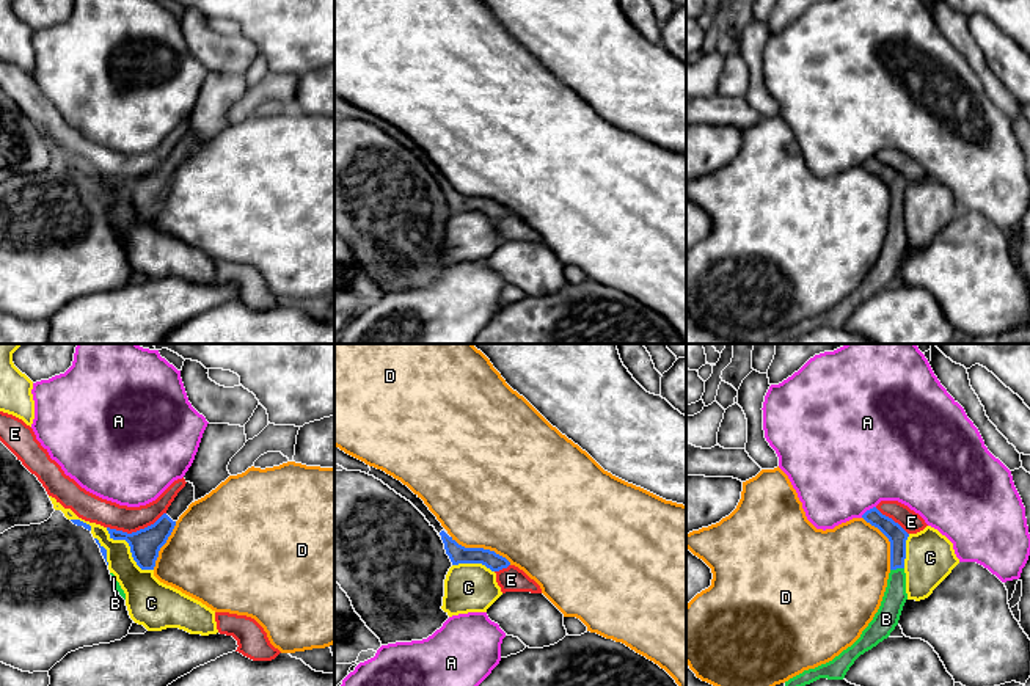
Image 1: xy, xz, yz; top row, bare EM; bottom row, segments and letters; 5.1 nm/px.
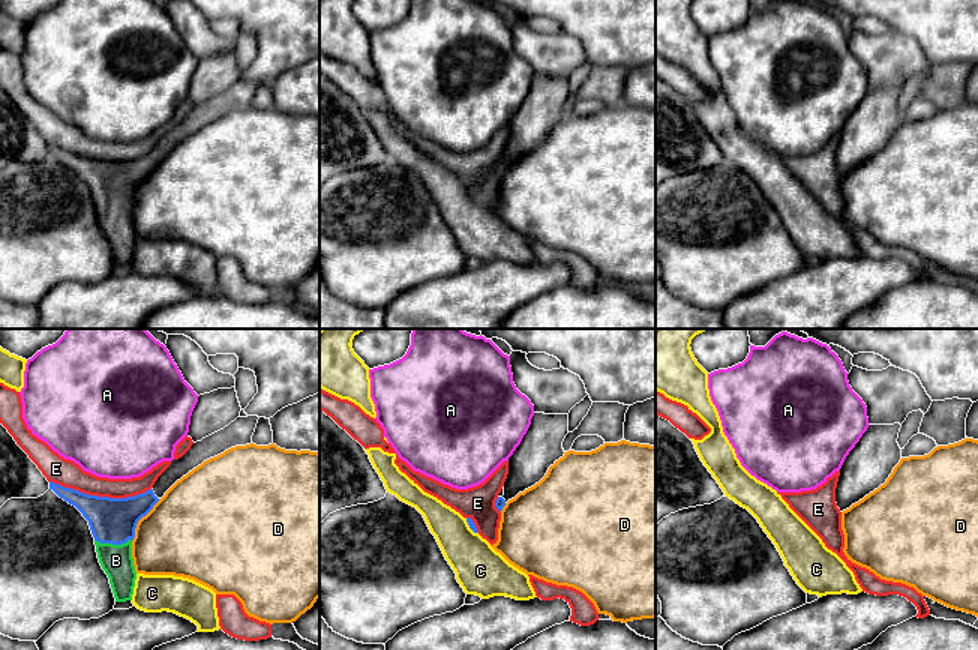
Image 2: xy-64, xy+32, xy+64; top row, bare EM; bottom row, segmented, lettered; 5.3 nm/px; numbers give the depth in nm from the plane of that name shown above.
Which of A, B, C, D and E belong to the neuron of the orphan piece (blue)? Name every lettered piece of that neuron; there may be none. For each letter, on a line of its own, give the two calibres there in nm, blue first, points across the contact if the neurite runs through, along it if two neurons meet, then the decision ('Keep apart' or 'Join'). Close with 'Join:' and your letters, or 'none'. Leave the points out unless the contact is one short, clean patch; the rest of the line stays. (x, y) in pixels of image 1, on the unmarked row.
A: Thickness 100 nm (blue) against 500 nm. Keep apart
B: Thickness 100 nm (blue) against 120 nm. Path across: yz (897, 184), (897, 215), (895, 244). Join
C: Thickness 160 nm (blue) against 200 nm. Boundary: xy (105, 176), (127, 192), (142, 217), (153, 218). Keep apart
D: Thickness 100 nm (blue) against 500 nm. Keep apart
E: Thickness 160 nm (blue) against 140 nm. Keep apart
Join: B

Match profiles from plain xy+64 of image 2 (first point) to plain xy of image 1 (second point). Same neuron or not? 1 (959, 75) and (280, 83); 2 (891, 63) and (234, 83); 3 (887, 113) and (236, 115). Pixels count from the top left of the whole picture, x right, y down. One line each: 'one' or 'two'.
1: one
2: two
3: two

